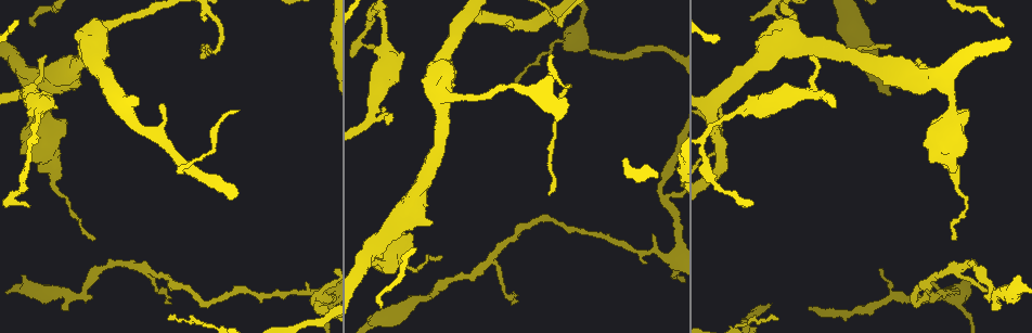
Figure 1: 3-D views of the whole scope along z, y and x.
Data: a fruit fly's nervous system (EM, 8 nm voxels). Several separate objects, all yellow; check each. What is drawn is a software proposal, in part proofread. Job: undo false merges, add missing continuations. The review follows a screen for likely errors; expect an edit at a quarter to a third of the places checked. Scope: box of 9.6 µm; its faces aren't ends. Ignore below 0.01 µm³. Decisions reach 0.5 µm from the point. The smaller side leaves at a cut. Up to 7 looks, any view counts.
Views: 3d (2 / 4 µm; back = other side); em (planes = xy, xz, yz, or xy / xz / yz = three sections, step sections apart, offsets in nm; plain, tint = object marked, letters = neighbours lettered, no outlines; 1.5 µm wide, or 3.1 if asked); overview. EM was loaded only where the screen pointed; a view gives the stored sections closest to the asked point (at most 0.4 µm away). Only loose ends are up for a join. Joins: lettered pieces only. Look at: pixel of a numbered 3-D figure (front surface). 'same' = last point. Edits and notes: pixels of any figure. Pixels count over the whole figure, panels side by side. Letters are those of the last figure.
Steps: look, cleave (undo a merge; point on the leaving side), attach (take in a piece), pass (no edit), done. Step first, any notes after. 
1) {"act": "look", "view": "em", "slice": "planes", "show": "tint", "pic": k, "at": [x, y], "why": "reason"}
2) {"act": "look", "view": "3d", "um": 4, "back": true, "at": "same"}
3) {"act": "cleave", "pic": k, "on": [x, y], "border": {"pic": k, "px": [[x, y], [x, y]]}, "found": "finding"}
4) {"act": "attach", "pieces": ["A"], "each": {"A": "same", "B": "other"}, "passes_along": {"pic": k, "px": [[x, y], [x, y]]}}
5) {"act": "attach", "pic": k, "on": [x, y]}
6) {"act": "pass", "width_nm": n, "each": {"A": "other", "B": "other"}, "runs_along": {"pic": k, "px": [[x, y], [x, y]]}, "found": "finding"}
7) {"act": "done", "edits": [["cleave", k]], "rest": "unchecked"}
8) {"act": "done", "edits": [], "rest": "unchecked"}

{"act": "look", "view": "em", "slice": "planes", "show": "plain", "pic": 1, "at": [213, 148], "why": "sharp bend"}

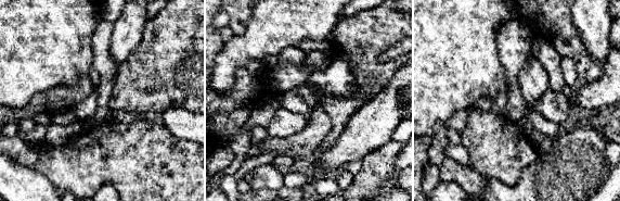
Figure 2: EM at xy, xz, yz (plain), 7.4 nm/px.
{"act": "look", "view": "em", "slice": "planes", "show": "letters", "at": "same"}

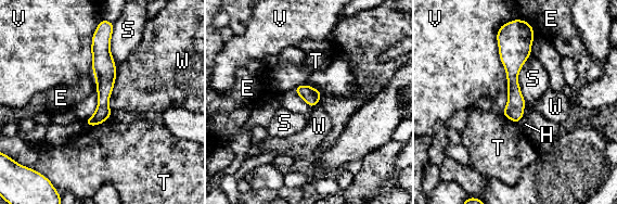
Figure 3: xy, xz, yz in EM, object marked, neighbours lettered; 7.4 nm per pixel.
{"act": "pass", "each": {"E": "other", "H": "other", "S": "other", "T": "other", "V": "other", "W": "other"}, "found": "continuous, no second cell"}

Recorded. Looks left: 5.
{"act": "look", "view": "em", "slice": "planes", "show": "plain", "pic": 1, "at": [159, 104], "why": "branch stops here"}

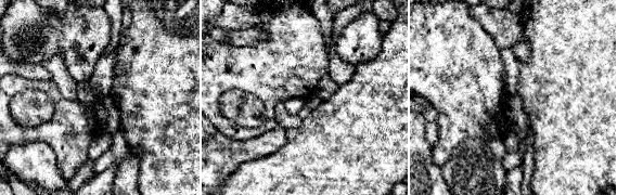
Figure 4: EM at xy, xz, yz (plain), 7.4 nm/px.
{"act": "look", "view": "em", "slice": "planes", "show": "letters", "at": "same"}

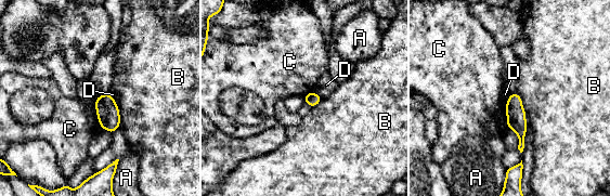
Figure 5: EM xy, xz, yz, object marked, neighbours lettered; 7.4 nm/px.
{"act": "pass", "width_nm": 100, "longest_contact_nm": ["B", 180], "each": {"A": "other", "B": "other", "C": "other", "D": "other"}, "found": "no lettered piece goes on from it"}

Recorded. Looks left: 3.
{"act": "look", "view": "em", "slice": "planes", "show": "letters", "pic": 1, "at": [34, 25], "why": "thin end"}

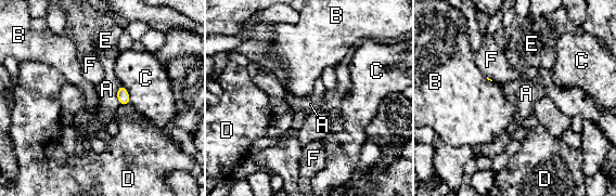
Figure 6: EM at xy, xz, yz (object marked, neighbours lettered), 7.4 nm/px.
{"act": "pass", "each": {"A": "other", "B": "other", "C": "other", "D": "other", "E": "other", "F": "other"}, "border": {"pic": 6, "px": [[122, 83], [127, 91], [130, 102]]}, "found": "no lettered piece goes on from it"}

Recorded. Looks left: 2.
{"act": "done", "edits": [], "rest": "unchecked"}

